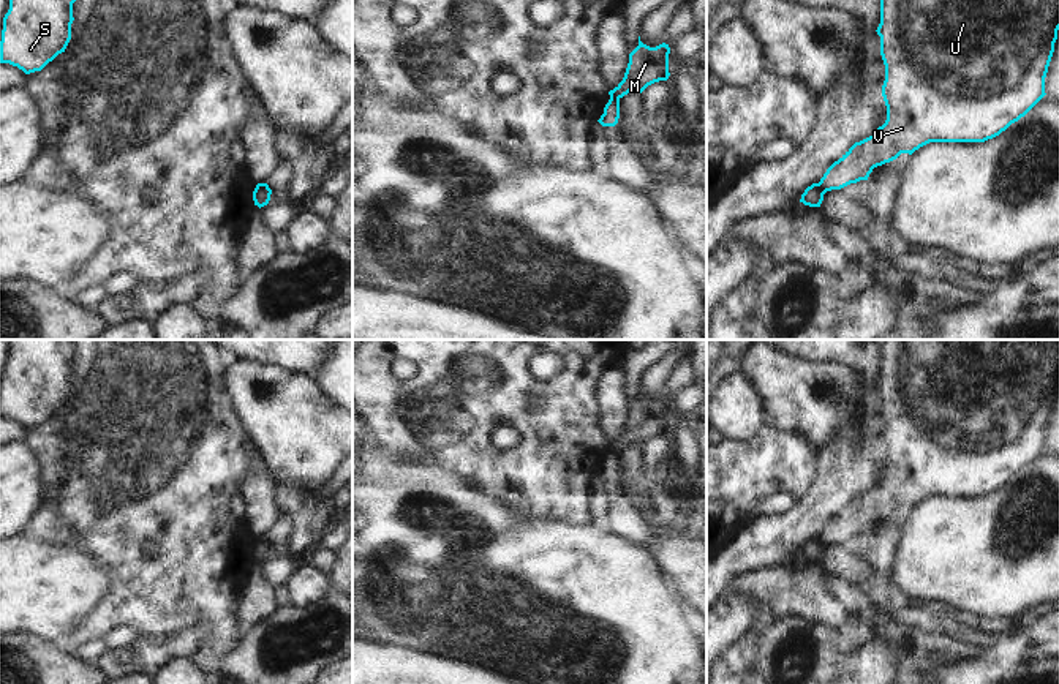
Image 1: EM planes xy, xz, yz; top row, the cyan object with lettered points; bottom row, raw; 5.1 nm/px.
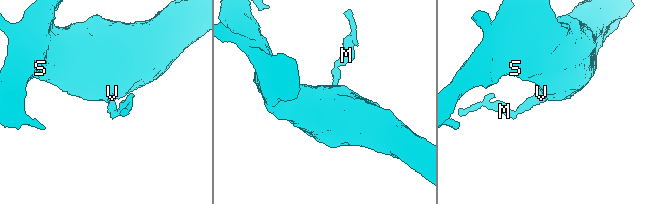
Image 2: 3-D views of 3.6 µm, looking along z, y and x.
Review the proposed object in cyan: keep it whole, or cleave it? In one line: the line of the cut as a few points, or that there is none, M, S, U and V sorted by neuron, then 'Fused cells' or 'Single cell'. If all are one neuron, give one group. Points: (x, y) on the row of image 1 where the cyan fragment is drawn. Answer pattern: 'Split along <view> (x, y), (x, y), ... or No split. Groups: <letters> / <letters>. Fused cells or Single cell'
Split along yz (817, 184), (824, 193). Groups: M / S U V. Fused cells

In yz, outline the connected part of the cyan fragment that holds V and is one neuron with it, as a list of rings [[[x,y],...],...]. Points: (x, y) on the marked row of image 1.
[[[880,0],[880,55],[885,65],[882,96],[887,106],[887,120],[877,131],[855,142],[838,161],[835,161],[819,182],[823,193],[841,190],[850,183],[868,180],[874,167],[896,160],[901,153],[912,155],[929,142],[985,142],[999,136],[1012,123],[1024,117],[1046,93],[1045,77],[1054,52],[1059,30],[1059,0]]]

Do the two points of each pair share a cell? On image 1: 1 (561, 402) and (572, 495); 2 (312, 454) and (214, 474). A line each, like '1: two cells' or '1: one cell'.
1: one cell
2: two cells

